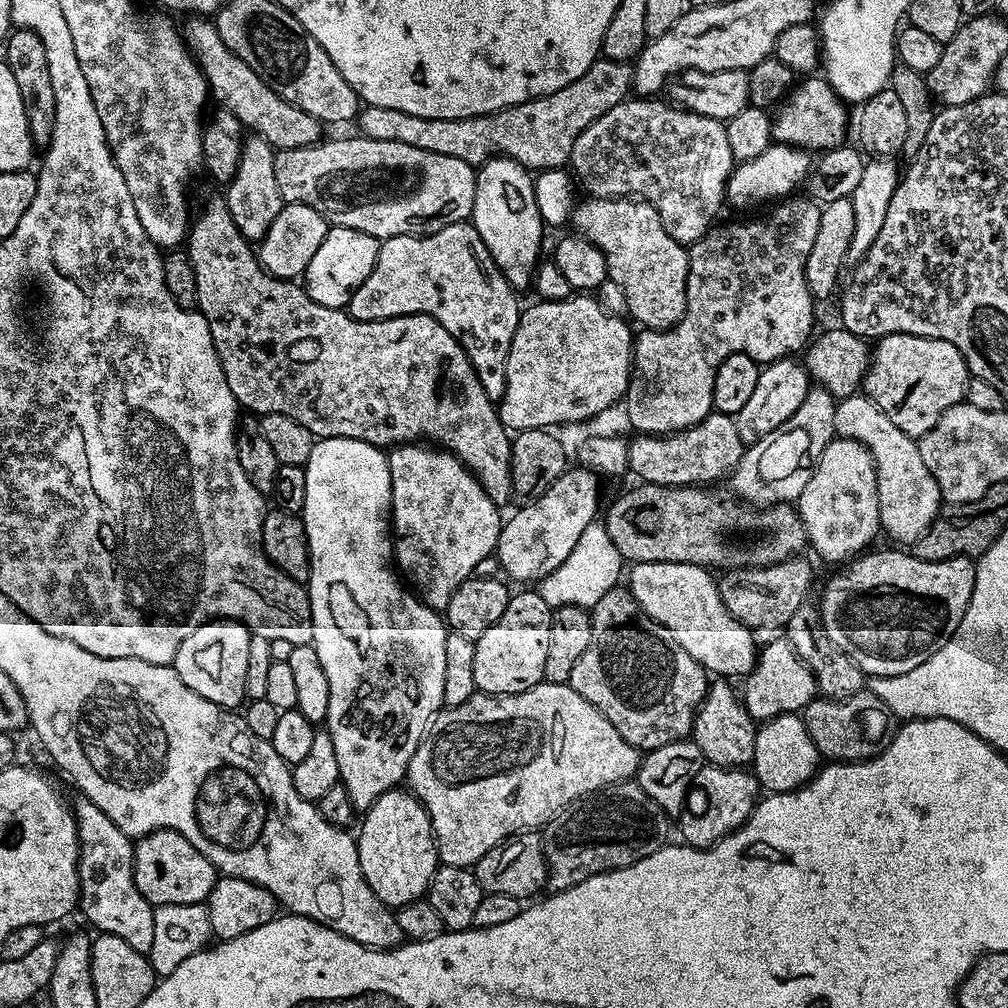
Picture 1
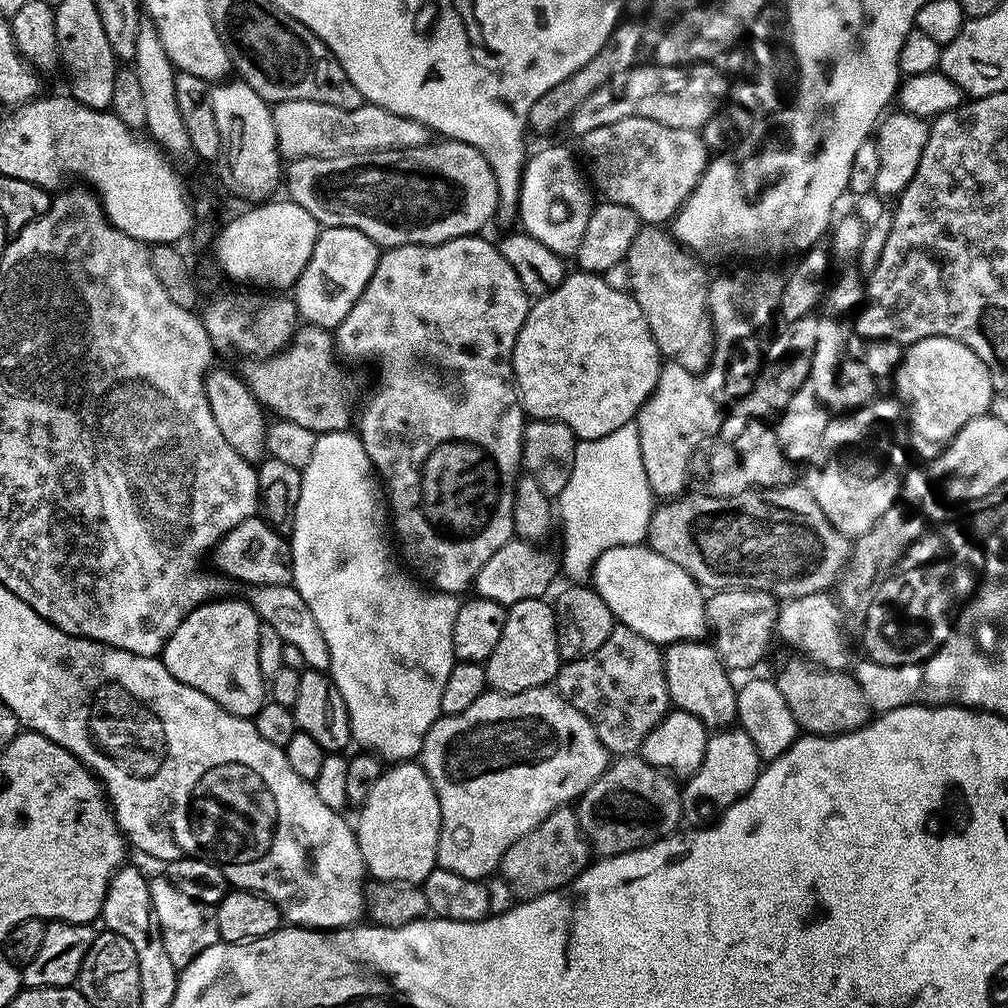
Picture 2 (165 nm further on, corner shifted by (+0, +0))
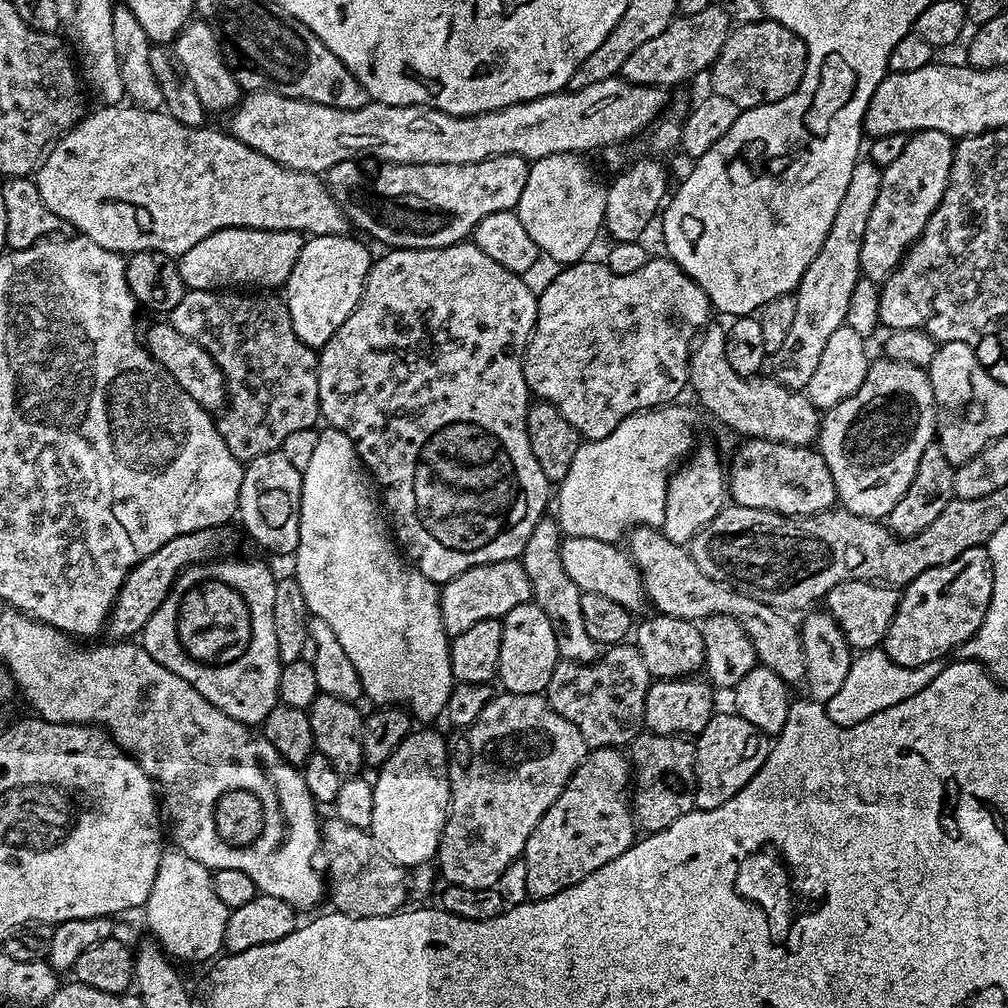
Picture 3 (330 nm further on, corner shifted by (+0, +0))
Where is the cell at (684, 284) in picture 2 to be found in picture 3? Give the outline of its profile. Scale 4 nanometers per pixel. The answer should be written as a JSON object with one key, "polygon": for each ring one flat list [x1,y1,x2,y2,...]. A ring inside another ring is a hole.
{"polygon":[[709,326,703,329,698,343,691,349,688,357,688,384,696,391,701,406,718,423,725,424,732,432,737,432,740,438,808,446,819,437,821,413,809,402,803,391,782,386,768,374,734,374,730,362,726,362,723,327]]}

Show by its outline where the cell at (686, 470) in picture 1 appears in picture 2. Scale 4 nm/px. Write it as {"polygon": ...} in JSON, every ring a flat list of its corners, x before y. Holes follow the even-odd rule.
{"polygon":[[725,415,719,434,711,441,707,491,713,496,733,496,751,492,754,488,774,488,793,483,794,464,786,458,775,427,763,419,744,416]]}

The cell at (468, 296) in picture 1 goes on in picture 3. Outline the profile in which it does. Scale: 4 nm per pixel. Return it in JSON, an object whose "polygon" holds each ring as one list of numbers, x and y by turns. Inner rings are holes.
{"polygon":[[471,242,451,244,445,248,393,248,385,253,381,260,379,257,373,263,368,272,364,292,350,318,346,318,330,342,319,349,316,369,320,414,325,421,328,419,327,423,331,427,342,430,342,434,354,442,354,450,360,455,361,465,370,473,378,488,380,483,382,504,403,555,423,576,438,586,443,586,447,580,452,580,474,566,519,560,526,550,526,542,530,539,534,526,545,519,544,507,547,504,549,507,550,504,550,481,546,474,542,474,542,466,538,466,534,450,530,450,526,426,530,393,524,377,524,352,528,348,528,339,536,328,538,296,535,291,532,293,532,288,524,281,527,279,523,275,506,270,506,266,498,266,494,258,482,254,482,250,478,250,478,246]]}

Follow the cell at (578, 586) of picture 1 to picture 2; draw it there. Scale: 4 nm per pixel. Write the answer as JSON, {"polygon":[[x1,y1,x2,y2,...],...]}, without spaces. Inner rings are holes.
{"polygon":[[635,423,618,426,614,434,606,434,602,438,579,441,574,454,574,470,570,470,570,482,566,482,566,490,562,490,558,497,558,520,564,523,563,575,565,572,572,582,587,581,592,575,592,567,602,554,606,554,606,550,644,544,653,511,654,497,648,485,646,470,642,466,642,450,638,446]]}

